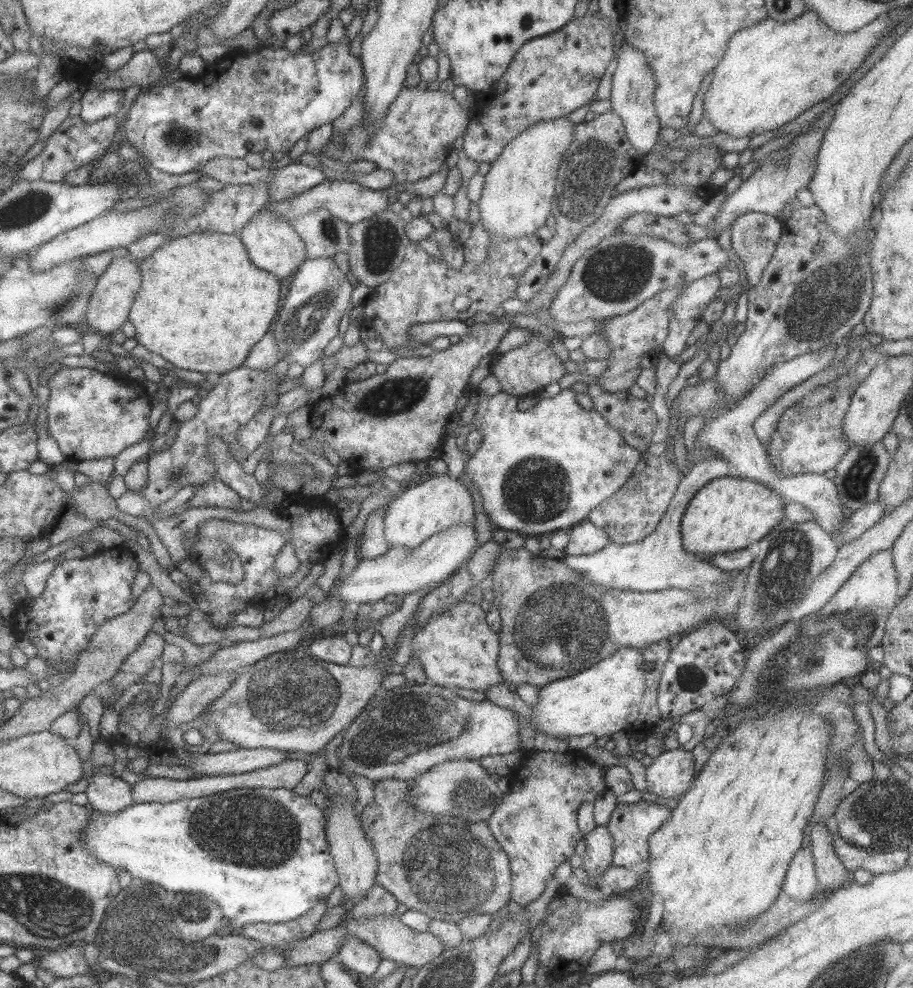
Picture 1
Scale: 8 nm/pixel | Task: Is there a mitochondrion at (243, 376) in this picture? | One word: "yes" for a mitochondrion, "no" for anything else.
no

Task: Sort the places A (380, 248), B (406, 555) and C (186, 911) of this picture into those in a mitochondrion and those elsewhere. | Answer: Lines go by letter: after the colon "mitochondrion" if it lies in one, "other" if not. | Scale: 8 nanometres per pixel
A: mitochondrion
B: mitochondrion
C: mitochondrion

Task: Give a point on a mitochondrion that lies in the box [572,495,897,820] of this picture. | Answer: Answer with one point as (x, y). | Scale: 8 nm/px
(836, 635)

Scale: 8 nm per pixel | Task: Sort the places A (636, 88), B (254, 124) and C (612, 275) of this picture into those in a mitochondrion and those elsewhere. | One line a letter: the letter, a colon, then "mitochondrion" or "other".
A: mitochondrion
B: mitochondrion
C: mitochondrion

